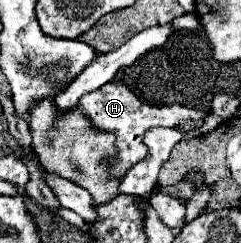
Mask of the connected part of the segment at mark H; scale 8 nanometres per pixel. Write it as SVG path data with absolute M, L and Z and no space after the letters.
M107 83L103 87L99 87L97 91L91 91L87 95L83 95L77 103L79 111L91 121L93 129L97 131L107 131L115 135L115 147L117 153L107 157L107 165L109 165L109 173L115 179L125 177L127 169L131 169L135 163L143 161L143 157L147 157L147 145L143 143L143 135L147 129L151 127L175 127L185 119L203 119L207 117L203 111L197 109L189 109L189 107L181 107L181 105L169 105L169 107L151 107L147 103L141 103L123 83Z

